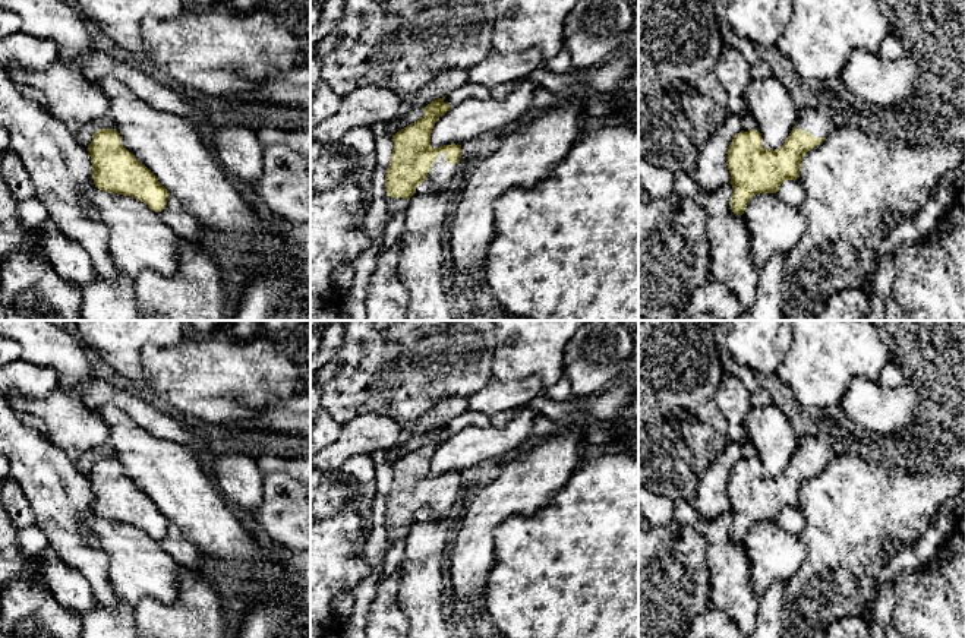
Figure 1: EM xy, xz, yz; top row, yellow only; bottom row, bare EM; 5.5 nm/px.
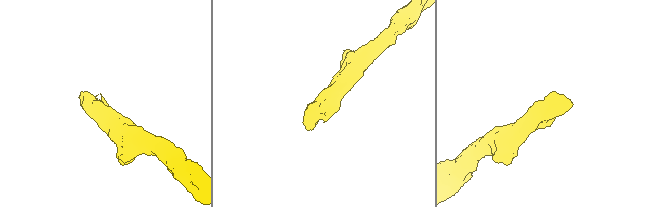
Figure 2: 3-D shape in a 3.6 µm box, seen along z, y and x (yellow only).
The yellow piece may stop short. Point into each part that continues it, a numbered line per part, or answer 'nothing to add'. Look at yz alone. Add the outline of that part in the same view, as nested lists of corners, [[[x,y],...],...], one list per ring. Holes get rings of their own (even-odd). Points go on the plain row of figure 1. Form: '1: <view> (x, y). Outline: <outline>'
1: yz (819, 449). Outline: [[[826,432],[805,436],[797,449],[798,458],[807,458],[814,465],[826,465],[836,455],[835,439]]]

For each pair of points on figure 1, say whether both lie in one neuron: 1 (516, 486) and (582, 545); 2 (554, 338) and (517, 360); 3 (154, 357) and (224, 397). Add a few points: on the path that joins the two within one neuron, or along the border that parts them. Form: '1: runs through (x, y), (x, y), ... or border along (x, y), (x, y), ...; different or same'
1: border along (565, 485), (533, 512), (513, 515), (508, 520); different
2: runs through (545, 338), (539, 338), (526, 351); same
3: runs through (172, 372), (186, 376), (204, 376), (207, 379); same

